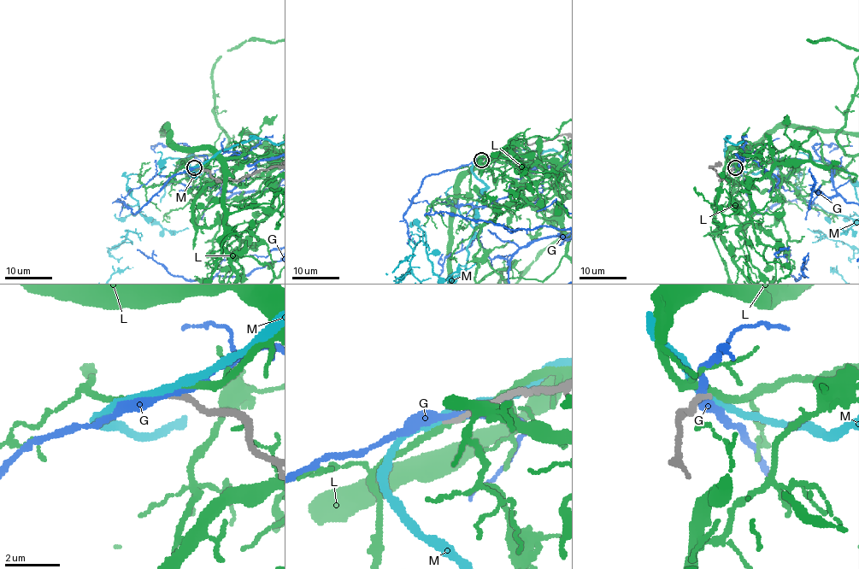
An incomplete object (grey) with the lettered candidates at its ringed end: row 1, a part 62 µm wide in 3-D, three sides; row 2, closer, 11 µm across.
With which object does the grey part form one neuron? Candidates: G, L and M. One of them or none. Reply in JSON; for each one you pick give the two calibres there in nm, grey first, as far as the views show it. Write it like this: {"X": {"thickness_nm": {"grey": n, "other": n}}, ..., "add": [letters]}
{"add": []}

